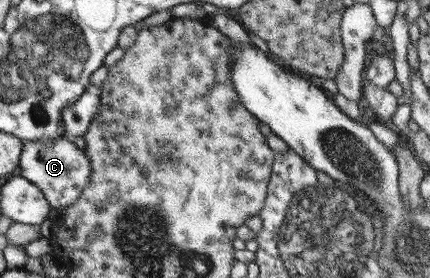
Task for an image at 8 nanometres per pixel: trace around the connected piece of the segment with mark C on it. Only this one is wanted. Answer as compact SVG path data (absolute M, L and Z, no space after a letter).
M63 137L45 142L22 142L21 146L17 173L36 186L47 205L51 209L63 209L76 202L90 176L85 151Z

